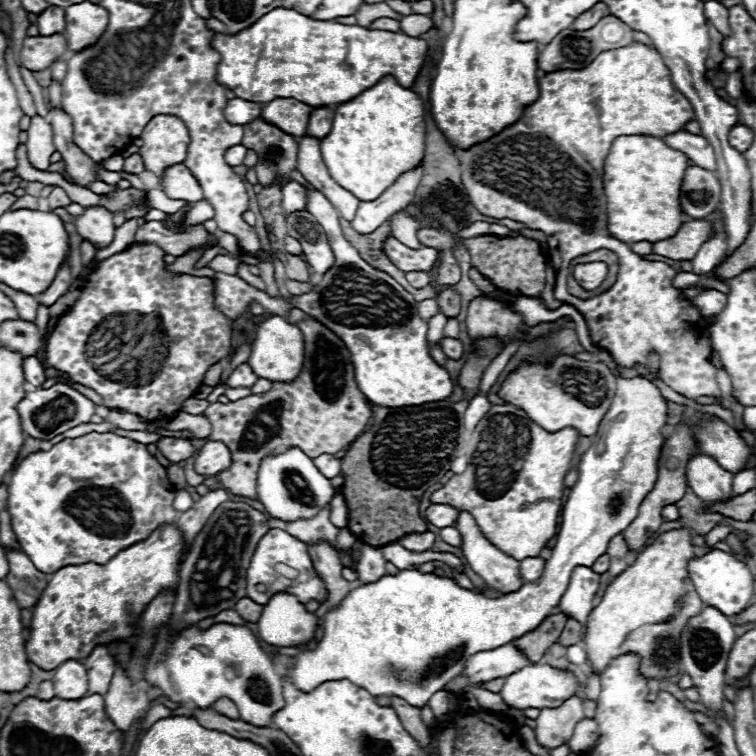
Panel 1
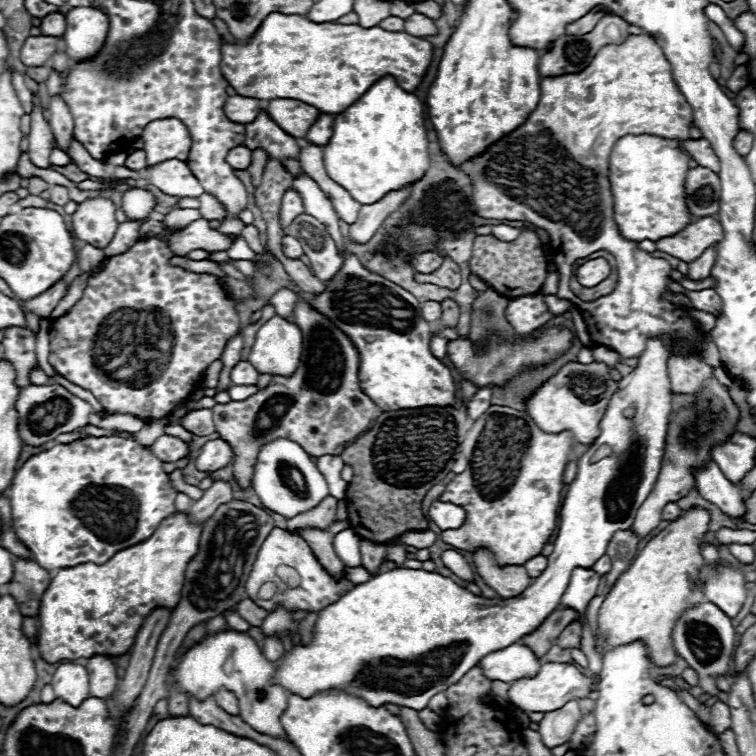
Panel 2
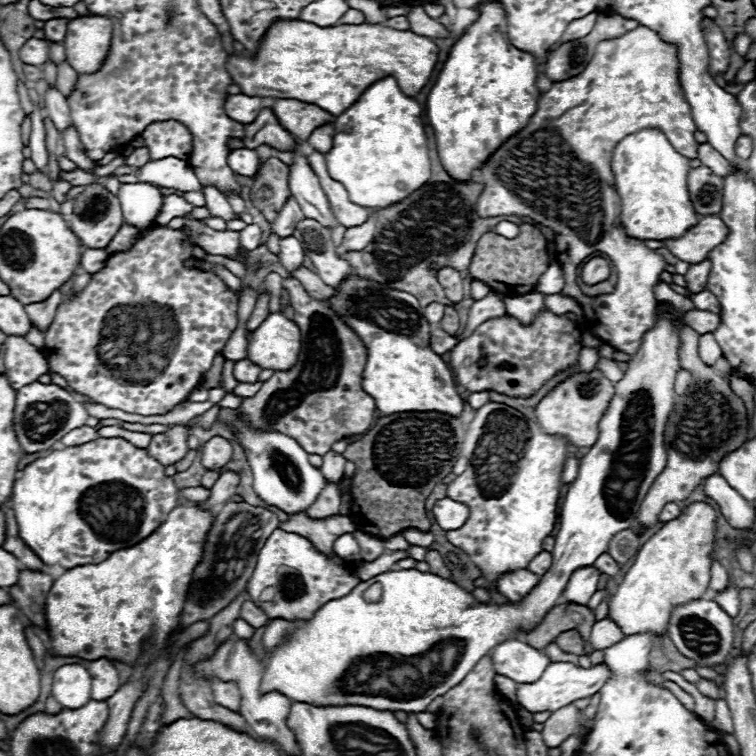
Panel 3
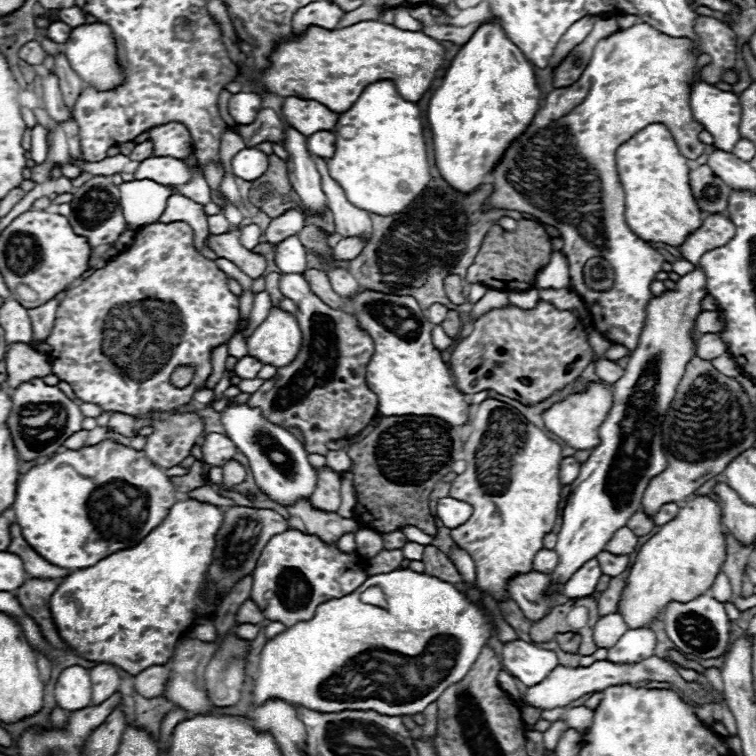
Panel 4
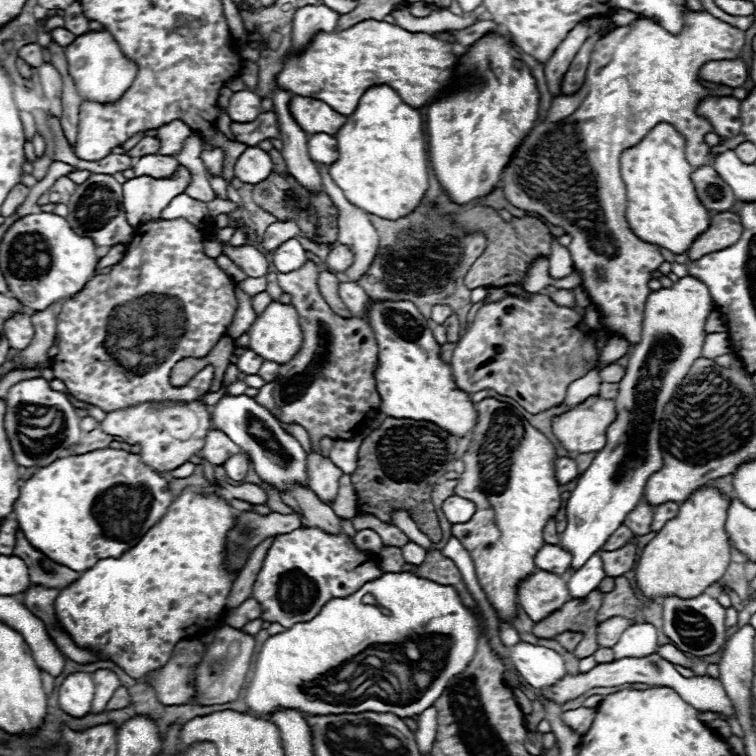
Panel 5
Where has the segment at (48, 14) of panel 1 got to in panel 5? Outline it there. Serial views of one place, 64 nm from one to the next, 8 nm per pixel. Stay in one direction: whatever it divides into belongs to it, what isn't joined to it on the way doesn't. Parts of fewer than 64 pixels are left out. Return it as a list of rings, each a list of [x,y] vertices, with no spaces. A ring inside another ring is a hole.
[[[54,28],[54,30],[50,32],[50,36],[52,36],[52,40],[54,40],[56,44],[60,44],[60,46],[68,46],[68,44],[74,40],[74,34],[72,34],[70,30],[66,30],[66,28]]]

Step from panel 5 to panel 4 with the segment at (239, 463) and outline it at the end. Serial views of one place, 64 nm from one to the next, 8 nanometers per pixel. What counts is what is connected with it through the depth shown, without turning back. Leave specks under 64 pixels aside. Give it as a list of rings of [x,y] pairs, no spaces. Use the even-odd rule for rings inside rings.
[[[234,460],[226,462],[222,466],[222,470],[224,470],[224,478],[222,478],[222,484],[218,484],[220,490],[234,490],[246,476],[246,470],[238,462],[234,462]]]

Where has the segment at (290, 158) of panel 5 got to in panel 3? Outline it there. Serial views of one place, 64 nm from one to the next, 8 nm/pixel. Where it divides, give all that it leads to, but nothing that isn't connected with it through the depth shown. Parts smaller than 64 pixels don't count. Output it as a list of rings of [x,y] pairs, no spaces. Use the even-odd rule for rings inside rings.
[[[296,148],[294,150],[296,162],[290,166],[290,192],[298,200],[304,216],[318,220],[320,224],[326,224],[326,228],[334,228],[334,212],[330,208],[330,202],[326,194],[322,192],[322,186],[312,172],[312,168],[306,162],[306,156]]]

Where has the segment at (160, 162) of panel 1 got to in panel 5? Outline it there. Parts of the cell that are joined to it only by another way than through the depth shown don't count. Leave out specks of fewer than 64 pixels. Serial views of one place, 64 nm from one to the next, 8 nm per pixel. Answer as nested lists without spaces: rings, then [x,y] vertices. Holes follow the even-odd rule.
[[[174,120],[170,124],[160,126],[154,136],[160,140],[158,154],[162,154],[162,156],[176,156],[176,154],[180,154],[180,150],[184,148],[186,138],[190,136],[190,128],[184,122]]]

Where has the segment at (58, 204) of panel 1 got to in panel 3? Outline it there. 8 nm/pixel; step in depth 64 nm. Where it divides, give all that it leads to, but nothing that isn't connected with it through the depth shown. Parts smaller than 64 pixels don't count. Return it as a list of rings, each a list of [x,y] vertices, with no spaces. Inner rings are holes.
[[[58,180],[58,182],[54,182],[54,186],[52,186],[52,198],[56,200],[56,202],[64,202],[66,200],[66,194],[68,194],[68,190],[70,190],[72,186],[68,184],[68,182],[64,182],[64,180]]]

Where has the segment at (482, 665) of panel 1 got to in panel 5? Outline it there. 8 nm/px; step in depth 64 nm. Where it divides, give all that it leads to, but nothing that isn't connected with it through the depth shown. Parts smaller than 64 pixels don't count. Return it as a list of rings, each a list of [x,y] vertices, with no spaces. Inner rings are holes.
[[[518,642],[508,648],[508,658],[516,672],[534,688],[550,686],[566,674],[560,654],[544,646]]]

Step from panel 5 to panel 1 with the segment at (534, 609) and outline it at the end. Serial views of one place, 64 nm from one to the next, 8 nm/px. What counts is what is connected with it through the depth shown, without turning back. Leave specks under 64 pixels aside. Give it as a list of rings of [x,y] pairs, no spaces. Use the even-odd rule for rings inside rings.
[[[460,512],[454,526],[462,536],[462,544],[460,544],[462,556],[490,588],[508,594],[522,586],[518,576],[520,562],[506,556],[502,550],[490,544],[480,532],[476,520],[468,512]]]

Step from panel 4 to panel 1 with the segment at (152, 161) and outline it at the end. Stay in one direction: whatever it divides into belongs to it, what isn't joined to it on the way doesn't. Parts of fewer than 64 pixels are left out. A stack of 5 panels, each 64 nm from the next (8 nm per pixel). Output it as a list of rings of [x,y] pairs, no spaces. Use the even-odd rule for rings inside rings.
[[[174,164],[172,168],[168,168],[162,184],[164,184],[164,192],[168,198],[186,200],[192,204],[202,200],[202,188],[198,180],[184,164]]]

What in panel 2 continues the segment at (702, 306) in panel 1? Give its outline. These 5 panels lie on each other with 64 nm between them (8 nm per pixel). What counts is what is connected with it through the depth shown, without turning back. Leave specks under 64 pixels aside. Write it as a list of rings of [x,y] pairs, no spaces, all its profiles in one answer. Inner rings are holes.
[[[712,288],[708,290],[698,290],[698,292],[686,292],[692,306],[696,310],[702,310],[702,312],[710,312],[710,314],[718,314],[720,312],[720,306],[722,306],[722,298],[718,296],[718,292],[714,292]]]

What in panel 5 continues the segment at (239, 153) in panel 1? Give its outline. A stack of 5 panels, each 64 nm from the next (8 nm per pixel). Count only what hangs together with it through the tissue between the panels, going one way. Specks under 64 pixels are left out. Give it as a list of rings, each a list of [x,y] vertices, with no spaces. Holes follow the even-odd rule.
[[[248,146],[234,164],[234,176],[248,184],[258,184],[264,180],[272,170],[272,160],[268,152],[260,150],[258,146]]]

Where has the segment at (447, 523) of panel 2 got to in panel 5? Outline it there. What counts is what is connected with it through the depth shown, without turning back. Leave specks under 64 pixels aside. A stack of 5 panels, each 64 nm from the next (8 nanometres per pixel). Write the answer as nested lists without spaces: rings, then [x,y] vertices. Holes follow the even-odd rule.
[[[450,496],[442,504],[442,512],[450,524],[460,524],[460,522],[466,522],[472,518],[472,514],[476,512],[476,506],[474,506],[474,502],[466,500],[466,498]]]

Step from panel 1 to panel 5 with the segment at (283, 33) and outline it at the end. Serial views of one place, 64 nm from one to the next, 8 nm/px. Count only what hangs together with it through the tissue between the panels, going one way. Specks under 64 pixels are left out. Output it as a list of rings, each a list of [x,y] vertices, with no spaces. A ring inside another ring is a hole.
[[[362,20],[356,26],[350,26],[340,32],[318,32],[310,44],[300,54],[288,54],[282,66],[282,72],[276,76],[276,88],[286,90],[296,96],[310,96],[314,100],[322,100],[336,112],[348,116],[354,112],[360,96],[374,84],[388,84],[392,86],[400,98],[420,108],[428,100],[434,100],[440,92],[444,92],[452,82],[452,70],[456,68],[458,58],[450,54],[450,42],[444,42],[442,38],[434,38],[426,32],[408,32],[396,24],[378,22],[378,20]]]

